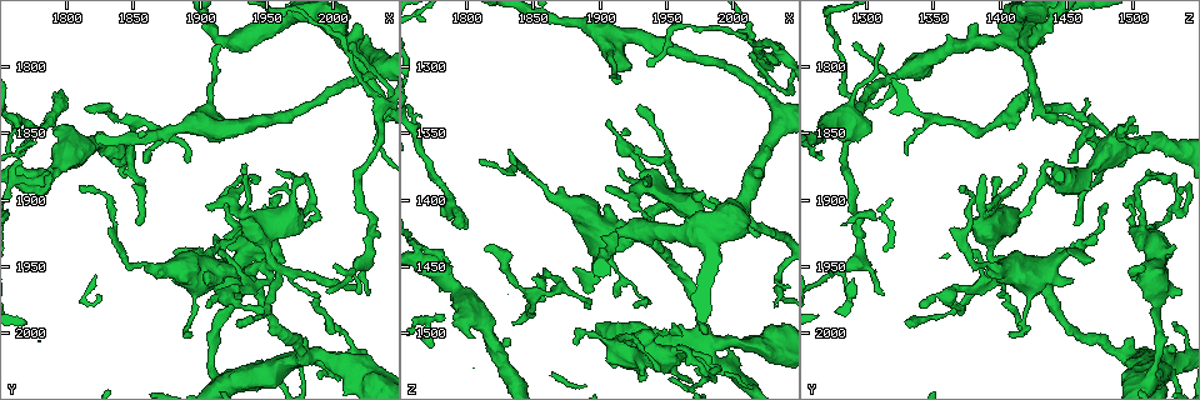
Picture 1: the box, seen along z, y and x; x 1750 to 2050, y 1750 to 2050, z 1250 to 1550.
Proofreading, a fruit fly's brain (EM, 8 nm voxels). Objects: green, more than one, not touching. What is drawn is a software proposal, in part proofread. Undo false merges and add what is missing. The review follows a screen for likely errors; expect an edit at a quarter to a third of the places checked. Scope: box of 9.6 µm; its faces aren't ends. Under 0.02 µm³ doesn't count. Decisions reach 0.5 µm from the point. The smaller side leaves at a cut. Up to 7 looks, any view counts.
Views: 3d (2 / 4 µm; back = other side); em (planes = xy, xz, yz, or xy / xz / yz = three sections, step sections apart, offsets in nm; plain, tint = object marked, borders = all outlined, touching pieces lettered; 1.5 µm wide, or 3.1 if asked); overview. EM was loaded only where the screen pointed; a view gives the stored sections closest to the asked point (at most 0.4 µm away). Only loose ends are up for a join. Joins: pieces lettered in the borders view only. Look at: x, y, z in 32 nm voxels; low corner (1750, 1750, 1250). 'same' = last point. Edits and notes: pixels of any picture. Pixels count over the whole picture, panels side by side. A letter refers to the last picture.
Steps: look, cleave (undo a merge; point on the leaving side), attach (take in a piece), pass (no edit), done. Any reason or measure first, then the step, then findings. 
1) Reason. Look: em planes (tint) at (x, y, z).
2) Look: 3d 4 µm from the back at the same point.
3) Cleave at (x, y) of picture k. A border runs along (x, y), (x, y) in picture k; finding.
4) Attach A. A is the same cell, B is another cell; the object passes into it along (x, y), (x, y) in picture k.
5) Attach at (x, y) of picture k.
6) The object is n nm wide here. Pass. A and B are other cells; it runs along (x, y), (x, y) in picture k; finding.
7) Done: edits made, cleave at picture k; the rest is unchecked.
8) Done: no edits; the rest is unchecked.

Look: em yz step 8 (tint) at (1912, 1934, 1458).

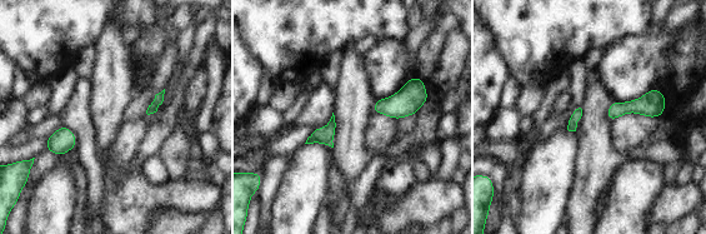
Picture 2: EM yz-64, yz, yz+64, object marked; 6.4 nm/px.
Cut it another way. Look: em planes (borders) at the same point.

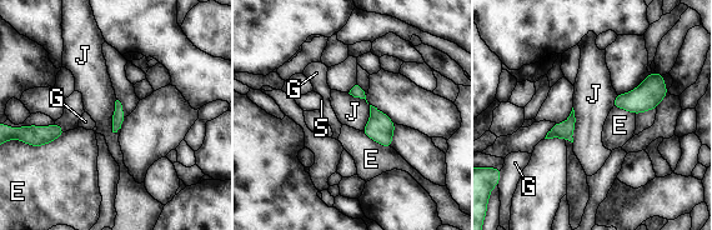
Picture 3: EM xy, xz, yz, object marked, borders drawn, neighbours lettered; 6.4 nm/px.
Pass. E, G, J and S are other cells; a border runs along (347, 93), (369, 105), (361, 130) in picture 3; continuous, no second neuron.

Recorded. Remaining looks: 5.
Calibre changes. Look: 3d 4 µm at (1906, 2024, 1516).

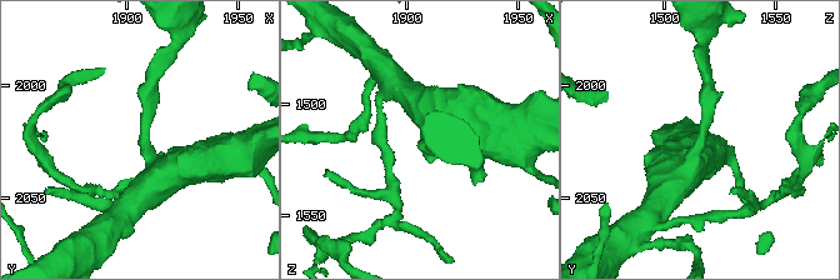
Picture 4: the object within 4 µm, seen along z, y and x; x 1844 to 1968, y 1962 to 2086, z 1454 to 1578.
The arms are 200, 500 nm wide; shape alone is not enough. Look: em xz step 4 (tint) at (1909, 2024, 1517).

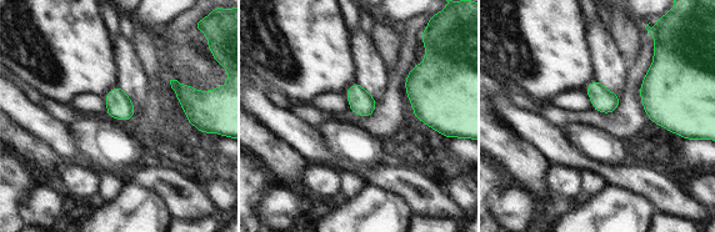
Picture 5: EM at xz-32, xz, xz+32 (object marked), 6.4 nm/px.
Look: em planes (borders) at the same point.

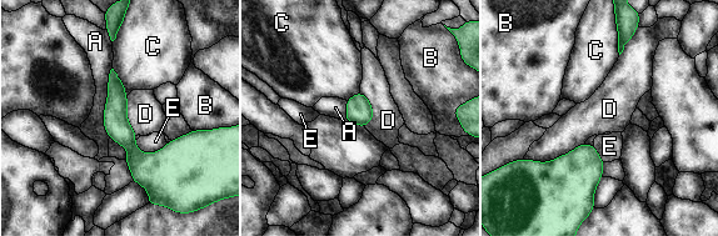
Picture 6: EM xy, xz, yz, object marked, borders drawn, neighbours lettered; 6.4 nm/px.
The longest contact is with A, 460 nm. Pass. A, B, C, D and E are other cells; a border runs along (584, 141), (547, 161), (529, 160) in picture 6; one neuron here.

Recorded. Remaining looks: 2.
An open end. Look: em planes (tint) at (1798, 1820, 1418).

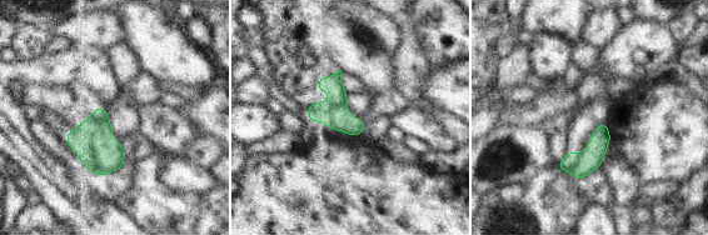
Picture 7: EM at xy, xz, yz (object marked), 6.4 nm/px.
See the neighbours. Look: em planes (borders) at the same point.

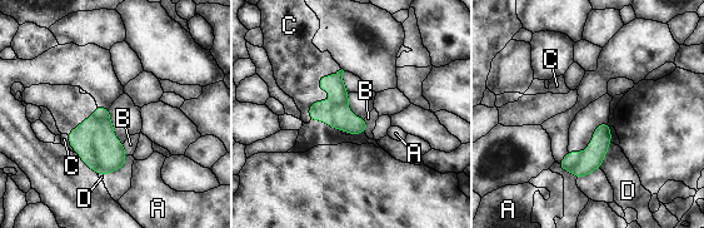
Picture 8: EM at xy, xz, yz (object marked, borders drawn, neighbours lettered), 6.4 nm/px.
Pass. A, B, C and D are other cells; no lettered piece goes on from it.

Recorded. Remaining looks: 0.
Done: no edits; the rest is unchecked.

